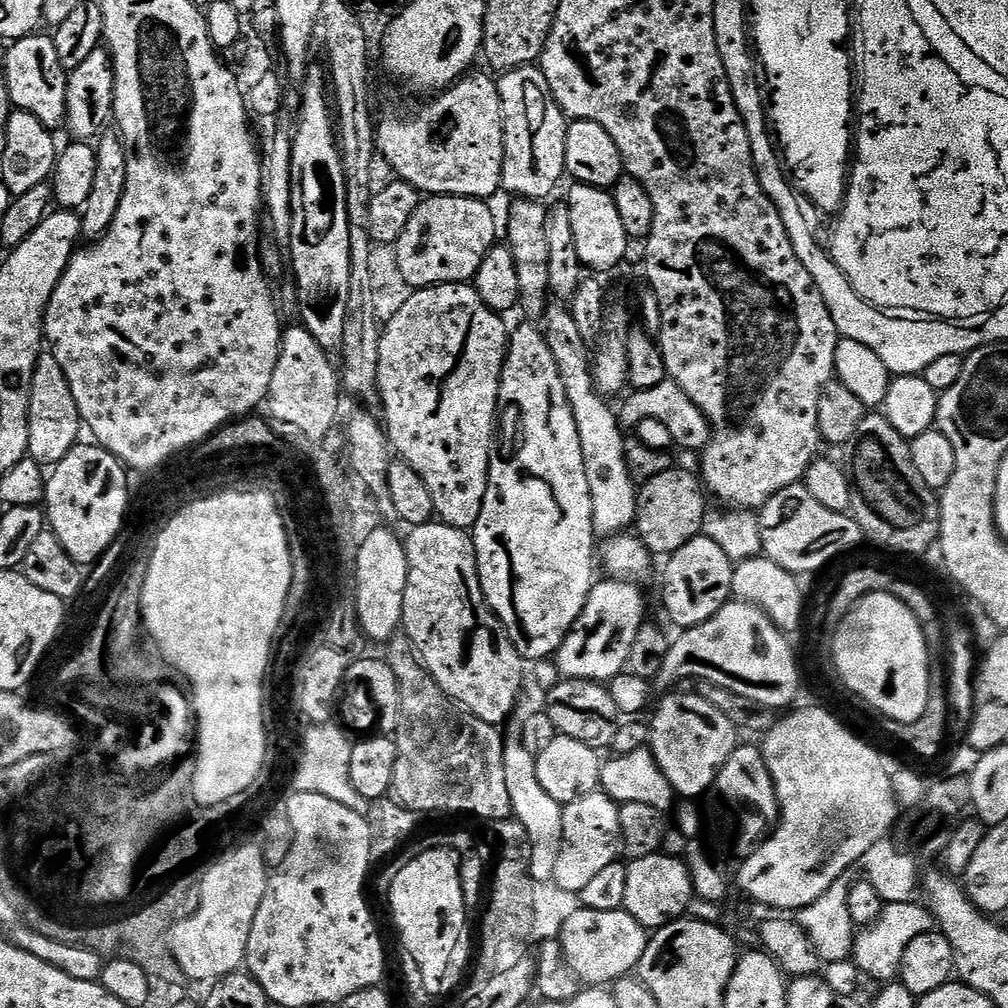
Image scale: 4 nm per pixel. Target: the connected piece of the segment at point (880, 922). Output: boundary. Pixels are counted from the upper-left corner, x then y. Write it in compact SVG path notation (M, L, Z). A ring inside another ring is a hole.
M920 902L885 903L881 916L868 927L861 927L855 933L855 940L850 947L850 956L861 968L863 975L869 980L892 982L899 977L902 966L902 954L914 938L933 931L932 913Z

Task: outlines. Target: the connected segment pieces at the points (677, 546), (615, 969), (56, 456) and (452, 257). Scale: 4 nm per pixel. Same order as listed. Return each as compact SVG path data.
M673 466L658 474L658 478L650 478L650 482L639 485L636 494L635 535L639 536L653 557L667 558L673 552L682 550L686 542L703 533L710 512L707 499L705 485L697 473Z
M583 906L558 929L558 939L570 970L574 970L577 981L588 986L611 986L623 976L635 973L649 935L649 929L642 927L624 909L598 911Z
M41 351L34 366L34 382L30 386L29 457L42 466L54 466L76 447L81 439L80 432L82 421L78 414L78 402L74 402L74 394L70 394L70 382L66 382L66 374L62 374L58 358L54 358L51 351Z
M428 196L421 199L410 226L394 245L400 276L415 290L433 284L463 284L475 277L486 254L497 243L496 216L483 200L469 196Z

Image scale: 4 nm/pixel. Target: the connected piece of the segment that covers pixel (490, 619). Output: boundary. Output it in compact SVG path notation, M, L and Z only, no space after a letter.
M443 522L418 525L408 533L408 581L404 599L403 635L410 638L424 667L428 669L428 675L453 702L482 718L482 722L503 725L515 712L516 699L520 697L520 690L526 683L526 661L512 645L507 632L484 601L472 537L465 529Z

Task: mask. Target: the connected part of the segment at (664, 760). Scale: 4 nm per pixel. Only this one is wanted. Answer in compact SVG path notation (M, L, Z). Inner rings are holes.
M668 694L664 701L660 704L660 709L656 712L656 717L653 720L650 720L650 747L652 749L652 753L654 754L654 758L658 762L658 766L662 770L662 774L666 774L666 778L670 782L670 786L673 790L676 791L677 797L680 798L700 798L700 795L703 794L707 788L711 789L713 785L716 783L716 776L722 770L722 766L728 759L730 758L730 754L732 753L732 749L737 747L738 739L736 740L736 735L738 735L737 729L734 725L728 721L726 718L726 714L722 714L722 710L718 710L714 706L710 706L710 702L706 702L703 698L701 698L698 694L692 694L692 696L672 696L676 694Z

